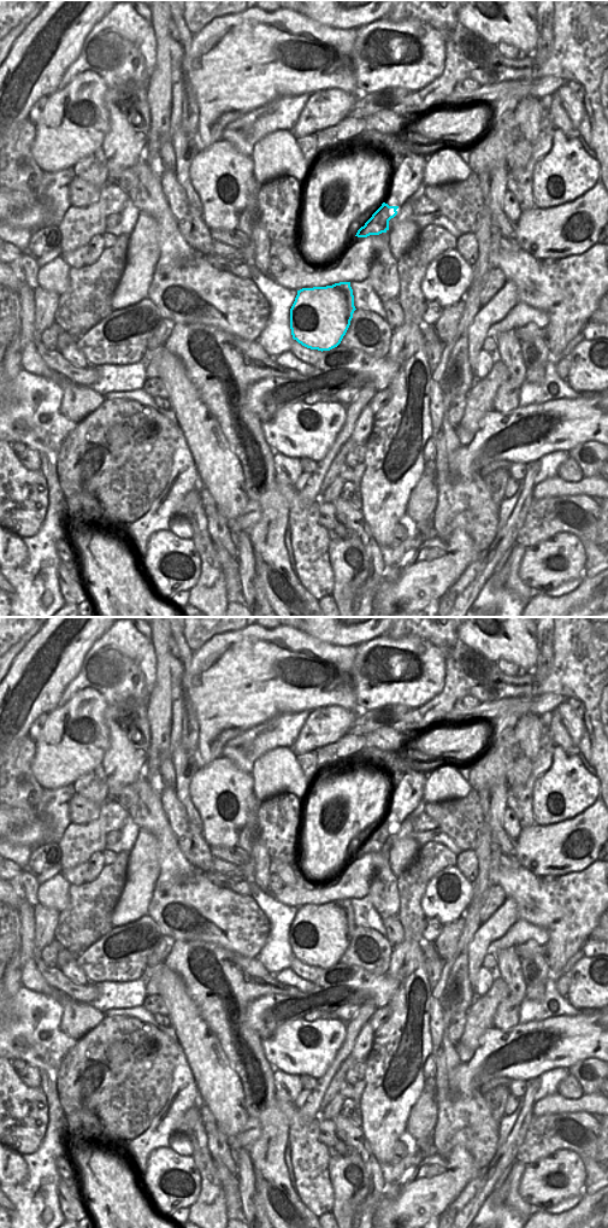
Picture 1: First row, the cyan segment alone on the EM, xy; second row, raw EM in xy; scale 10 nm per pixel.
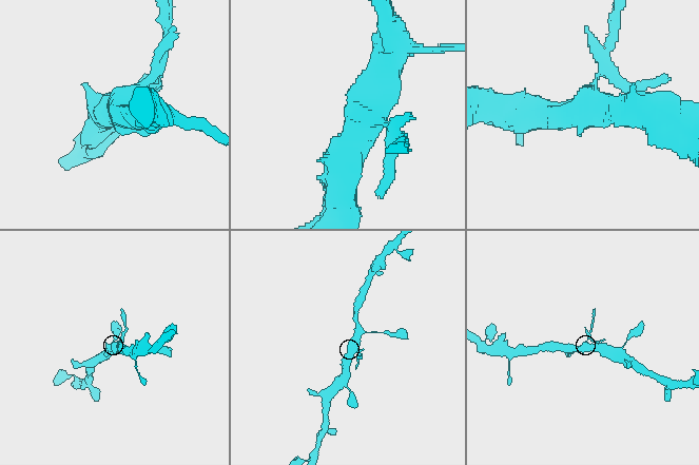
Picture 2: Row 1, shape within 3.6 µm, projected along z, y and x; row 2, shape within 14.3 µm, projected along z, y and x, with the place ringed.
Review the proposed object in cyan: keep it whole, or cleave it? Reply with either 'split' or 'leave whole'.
leave whole

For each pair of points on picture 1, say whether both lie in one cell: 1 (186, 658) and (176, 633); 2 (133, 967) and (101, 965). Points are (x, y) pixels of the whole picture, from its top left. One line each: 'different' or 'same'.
1: same
2: same

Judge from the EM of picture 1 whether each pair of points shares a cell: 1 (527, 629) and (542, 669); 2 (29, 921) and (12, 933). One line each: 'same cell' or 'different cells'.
1: different cells
2: different cells

